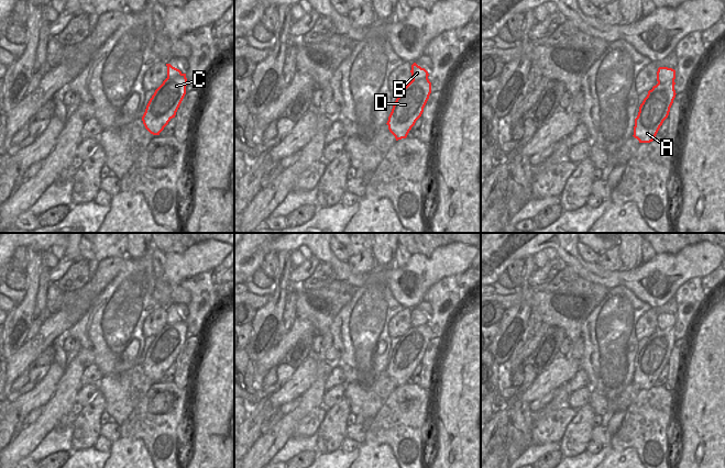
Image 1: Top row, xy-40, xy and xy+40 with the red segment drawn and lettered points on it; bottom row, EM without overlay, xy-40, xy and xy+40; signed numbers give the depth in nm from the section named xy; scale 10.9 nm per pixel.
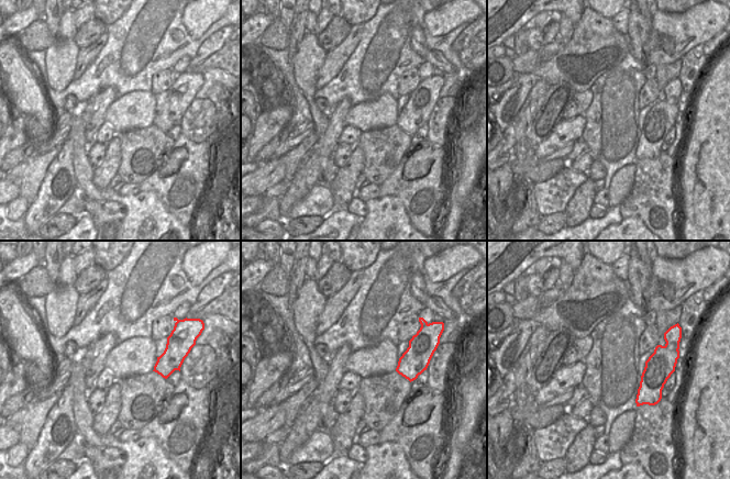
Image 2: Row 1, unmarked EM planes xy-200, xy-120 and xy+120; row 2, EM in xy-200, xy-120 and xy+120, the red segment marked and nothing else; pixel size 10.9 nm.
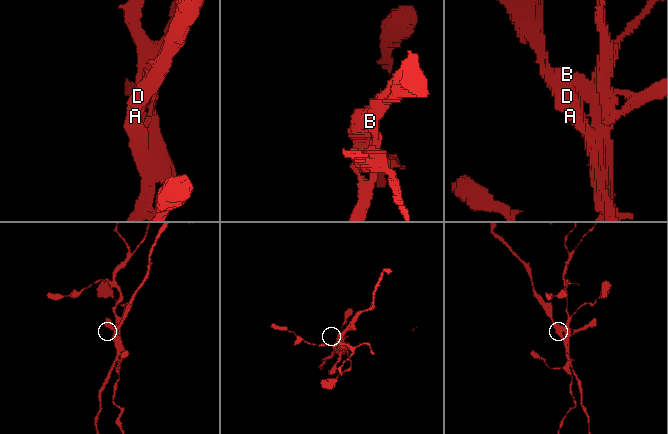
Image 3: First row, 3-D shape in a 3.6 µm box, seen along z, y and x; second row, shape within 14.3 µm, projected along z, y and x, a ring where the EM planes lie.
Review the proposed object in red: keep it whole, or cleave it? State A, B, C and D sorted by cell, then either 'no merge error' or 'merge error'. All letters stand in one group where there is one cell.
A C D / B | merge error

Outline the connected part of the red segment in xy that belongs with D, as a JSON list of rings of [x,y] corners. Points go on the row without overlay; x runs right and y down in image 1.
[[[428,324],[411,326],[400,337],[386,369],[396,387],[407,383],[416,367],[421,363],[430,339],[431,328]]]

